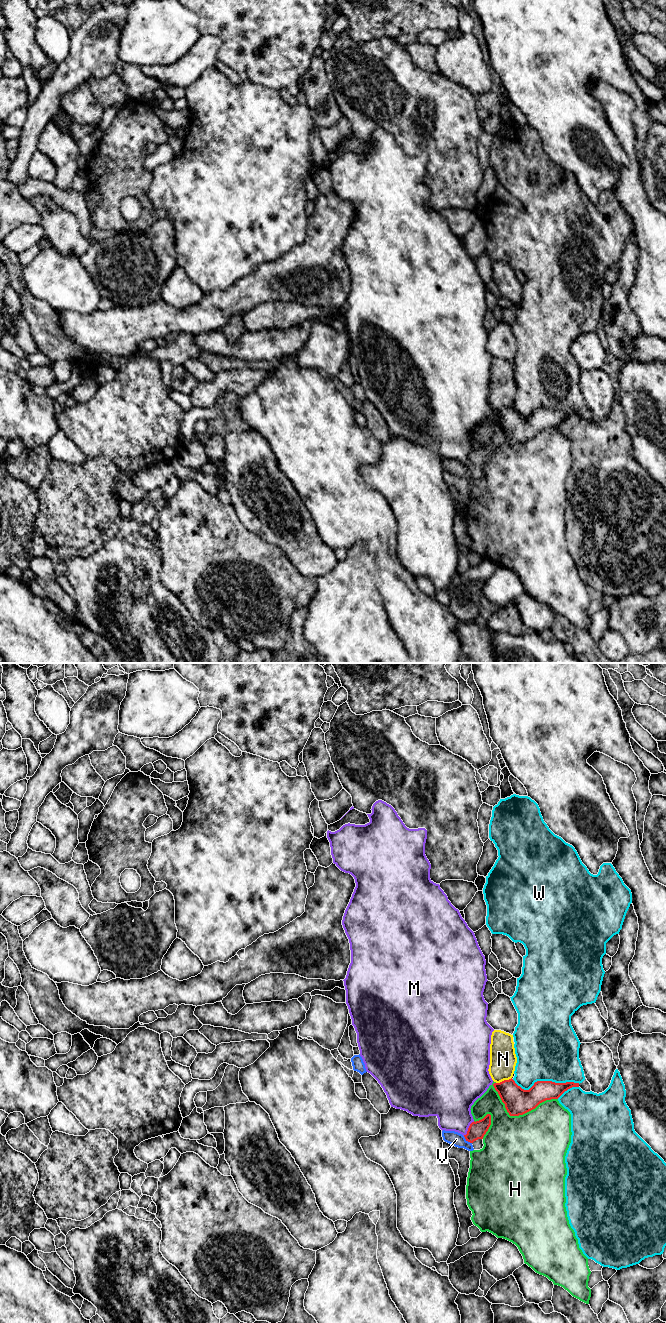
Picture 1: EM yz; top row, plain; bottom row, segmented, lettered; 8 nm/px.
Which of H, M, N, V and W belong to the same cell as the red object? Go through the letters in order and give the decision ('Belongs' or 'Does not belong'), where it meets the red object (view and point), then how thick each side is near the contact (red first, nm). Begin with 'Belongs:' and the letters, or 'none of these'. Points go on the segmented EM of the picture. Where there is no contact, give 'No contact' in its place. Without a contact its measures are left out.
Belongs: V
H: Does not belong. Touches red at yz (518, 1115). Thickness 220 nm (red) against 500 nm
M: Does not belong. Touches red at yz (468, 1128). Thickness 140 nm (red) against 320 nm
N: Does not belong. Touches red at yz (504, 1080). Thickness 220 nm (red) against 220 nm
V: Belongs. Touches red at yz (467, 1140). Thickness 140 nm (red) against 120 nm
W: Does not belong. Touches red at yz (546, 1081). Thickness 190 nm (red) against 500 nm

